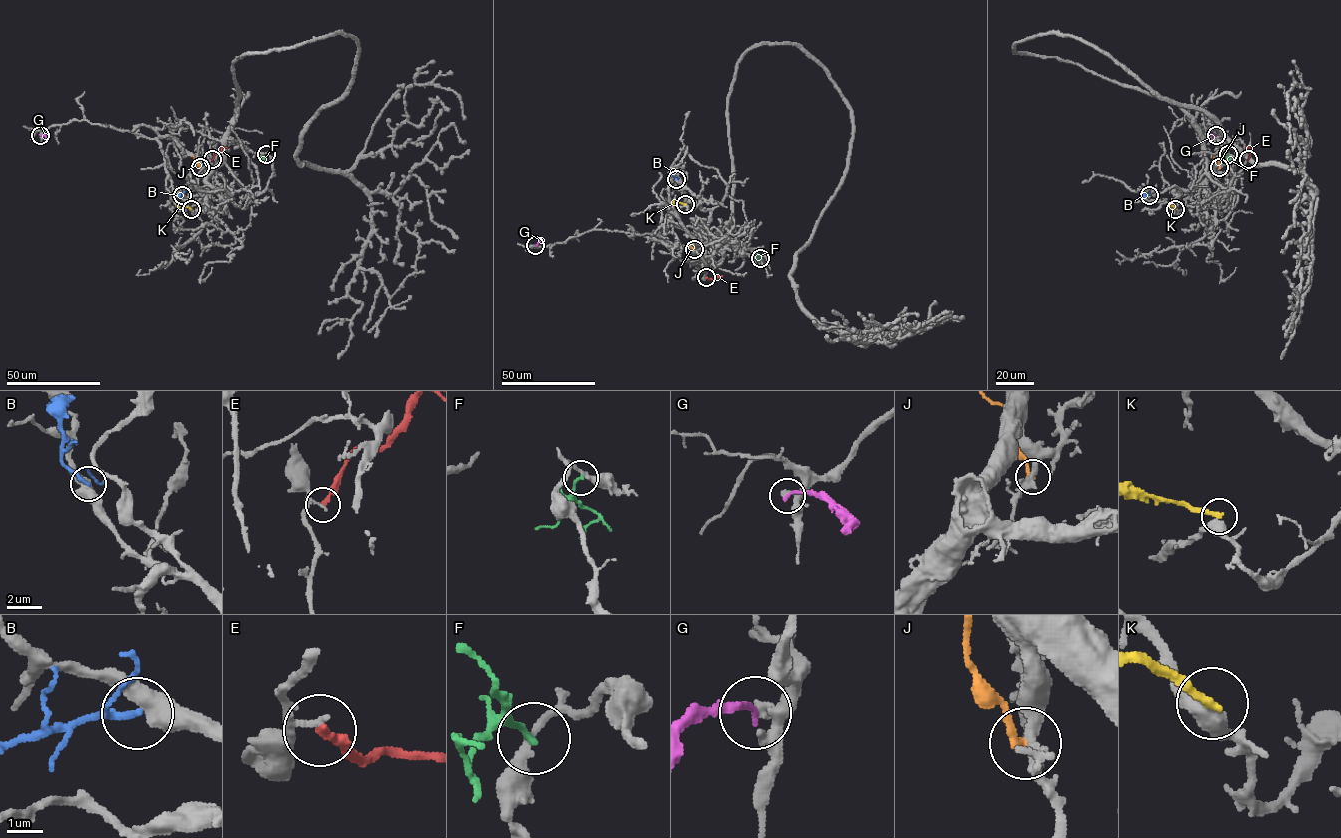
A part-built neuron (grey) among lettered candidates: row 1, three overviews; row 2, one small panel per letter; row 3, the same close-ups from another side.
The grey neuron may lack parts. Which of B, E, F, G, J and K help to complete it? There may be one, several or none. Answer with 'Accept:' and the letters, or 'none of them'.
Accept: none of them

